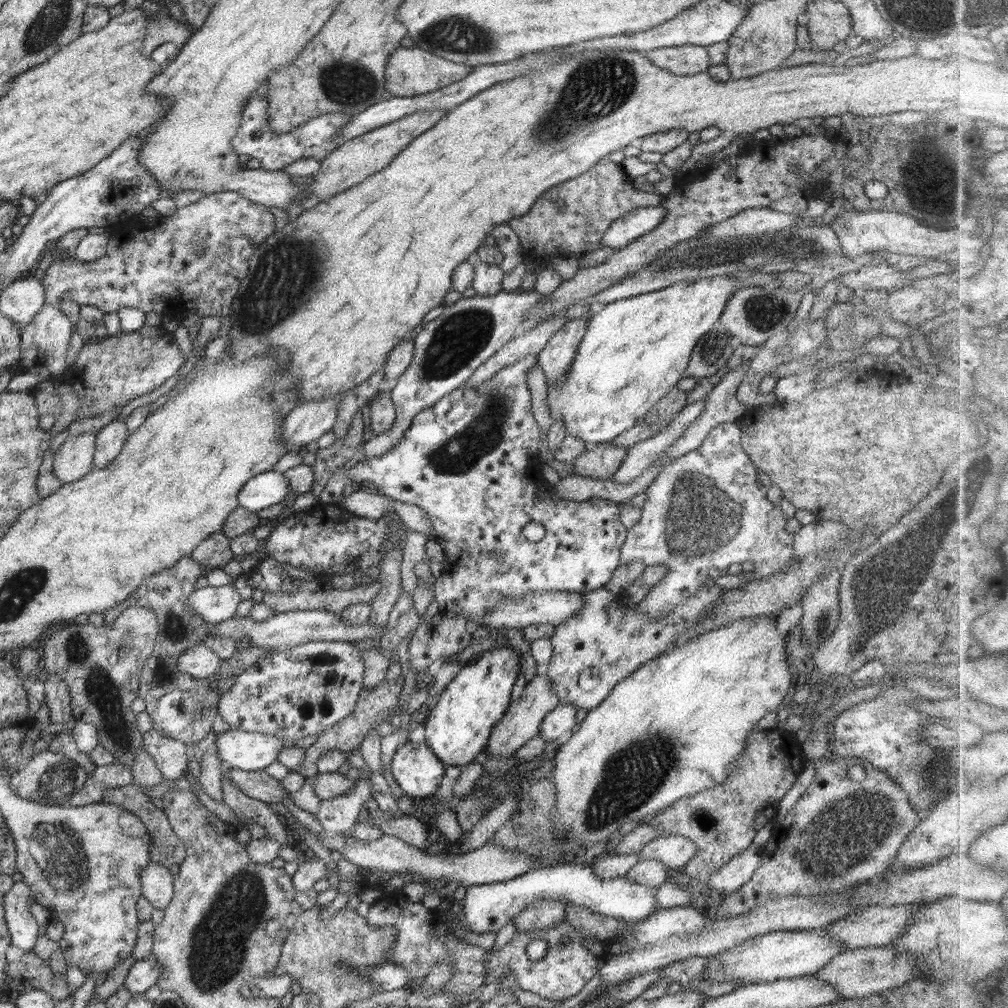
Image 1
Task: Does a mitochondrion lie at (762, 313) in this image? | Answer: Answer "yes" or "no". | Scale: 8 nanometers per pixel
yes

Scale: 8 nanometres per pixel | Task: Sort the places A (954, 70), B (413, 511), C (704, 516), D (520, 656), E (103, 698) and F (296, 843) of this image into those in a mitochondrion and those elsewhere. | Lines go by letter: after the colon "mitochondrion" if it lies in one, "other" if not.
A: other
B: other
C: mitochondrion
D: other
E: mitochondrion
F: other

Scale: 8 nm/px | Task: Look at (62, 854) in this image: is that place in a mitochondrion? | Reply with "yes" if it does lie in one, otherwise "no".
yes

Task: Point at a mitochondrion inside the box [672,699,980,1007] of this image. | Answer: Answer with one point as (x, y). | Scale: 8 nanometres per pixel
(833, 840)

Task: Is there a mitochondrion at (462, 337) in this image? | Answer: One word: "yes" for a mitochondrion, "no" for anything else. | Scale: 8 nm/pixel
yes

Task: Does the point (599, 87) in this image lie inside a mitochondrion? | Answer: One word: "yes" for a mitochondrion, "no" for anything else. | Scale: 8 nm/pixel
yes

